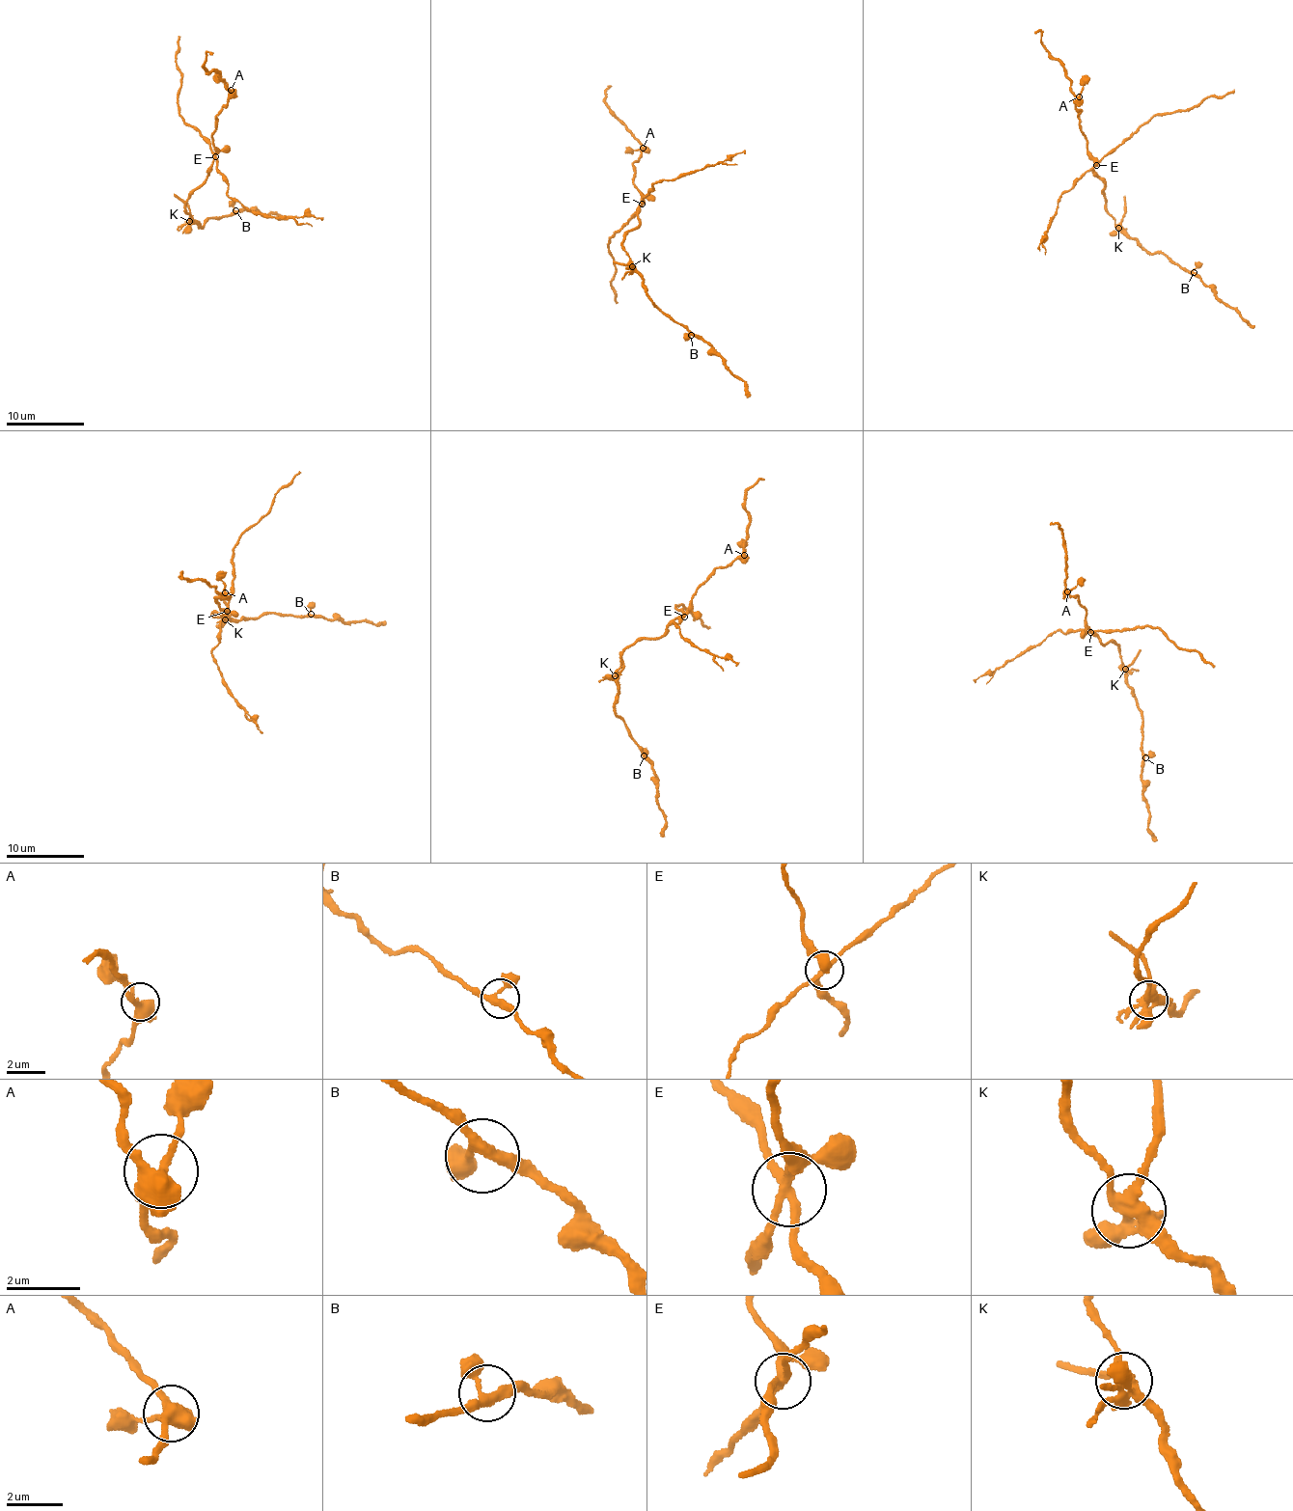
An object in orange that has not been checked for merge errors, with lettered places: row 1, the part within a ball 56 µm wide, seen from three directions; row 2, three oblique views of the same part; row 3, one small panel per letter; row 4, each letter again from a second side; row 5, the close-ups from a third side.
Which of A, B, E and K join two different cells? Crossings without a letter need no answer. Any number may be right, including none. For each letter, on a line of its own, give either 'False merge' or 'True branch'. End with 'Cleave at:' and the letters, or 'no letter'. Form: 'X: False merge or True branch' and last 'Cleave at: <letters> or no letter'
A: True branch
B: True branch
E: False merge
K: False merge
Cleave at: E, K

